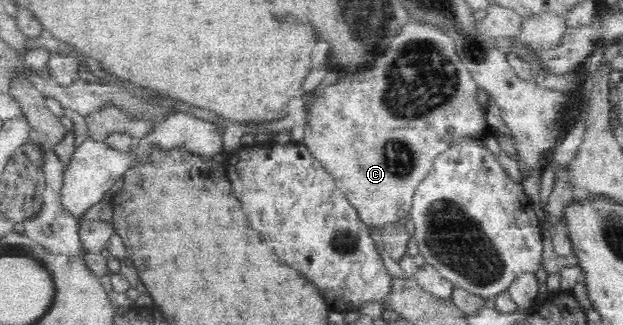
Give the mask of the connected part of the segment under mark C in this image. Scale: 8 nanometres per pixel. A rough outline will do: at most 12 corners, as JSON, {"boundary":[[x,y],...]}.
{"boundary":[[412,21],[328,86],[303,144],[362,225],[409,218],[488,132],[452,39]]}

